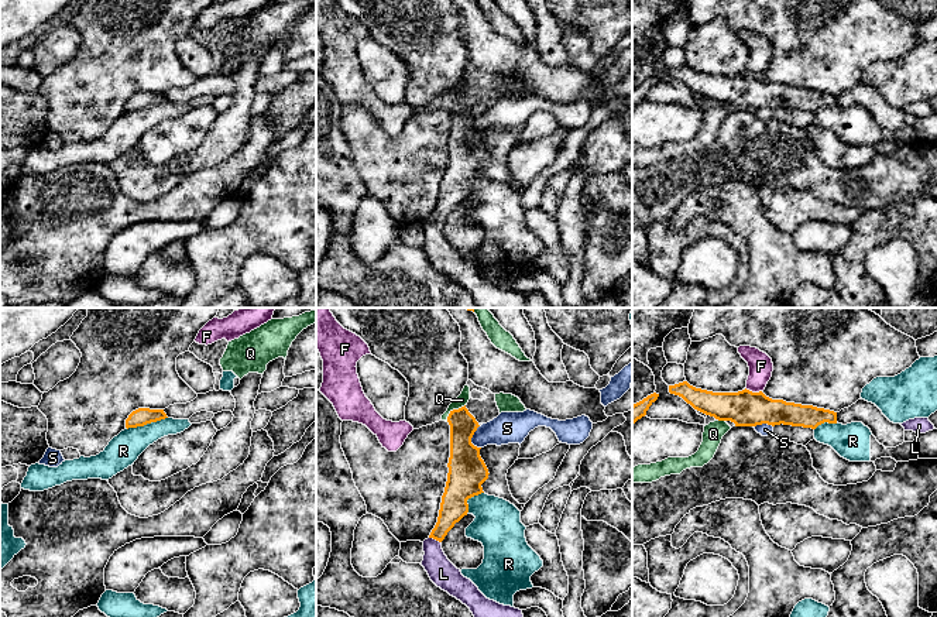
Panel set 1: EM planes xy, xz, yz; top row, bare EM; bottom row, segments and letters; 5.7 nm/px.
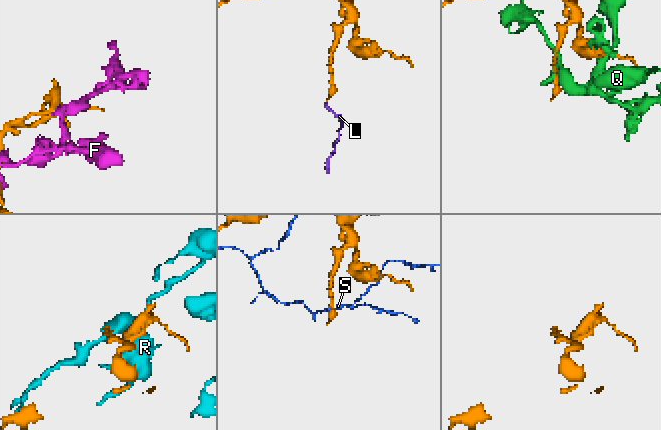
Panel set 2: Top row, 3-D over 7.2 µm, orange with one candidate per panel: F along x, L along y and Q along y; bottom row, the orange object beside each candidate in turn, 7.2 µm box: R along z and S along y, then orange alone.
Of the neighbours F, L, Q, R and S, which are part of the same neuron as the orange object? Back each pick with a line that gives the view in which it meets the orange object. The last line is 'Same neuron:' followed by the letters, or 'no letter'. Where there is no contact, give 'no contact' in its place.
L: xz
Same neuron: L

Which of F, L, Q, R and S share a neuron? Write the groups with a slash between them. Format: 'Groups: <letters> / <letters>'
Groups: F / L / Q / R / S

